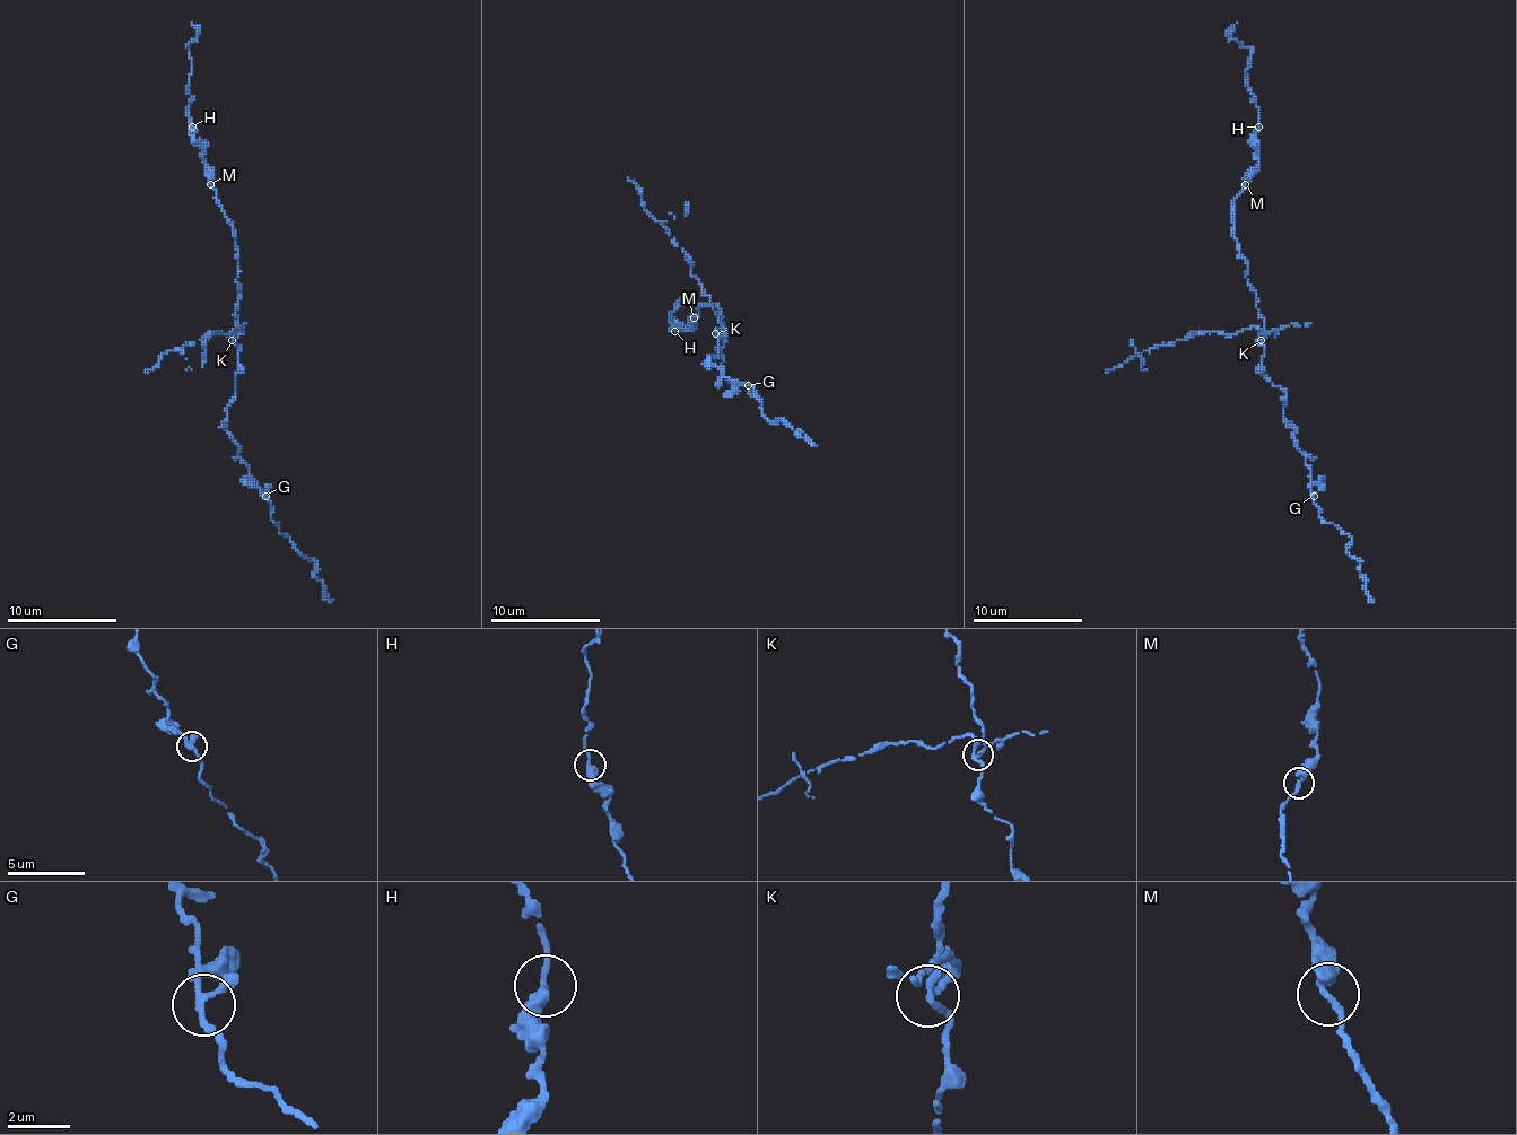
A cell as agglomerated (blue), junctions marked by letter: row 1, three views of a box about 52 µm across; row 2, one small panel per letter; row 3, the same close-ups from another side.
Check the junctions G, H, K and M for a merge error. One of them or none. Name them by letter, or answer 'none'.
K

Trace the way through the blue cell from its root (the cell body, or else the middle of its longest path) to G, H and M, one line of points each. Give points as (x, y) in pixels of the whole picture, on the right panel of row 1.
G: (1264, 329), (1258, 337), (1262, 373), (1287, 394), (1283, 419), (1310, 468), (1314, 496)
H: (1264, 329), (1256, 294), (1245, 277), (1248, 261), (1235, 236), (1235, 198), (1258, 162), (1258, 127)
M: (1264, 329), (1256, 294), (1245, 277), (1248, 261), (1235, 236), (1235, 198), (1245, 184)

